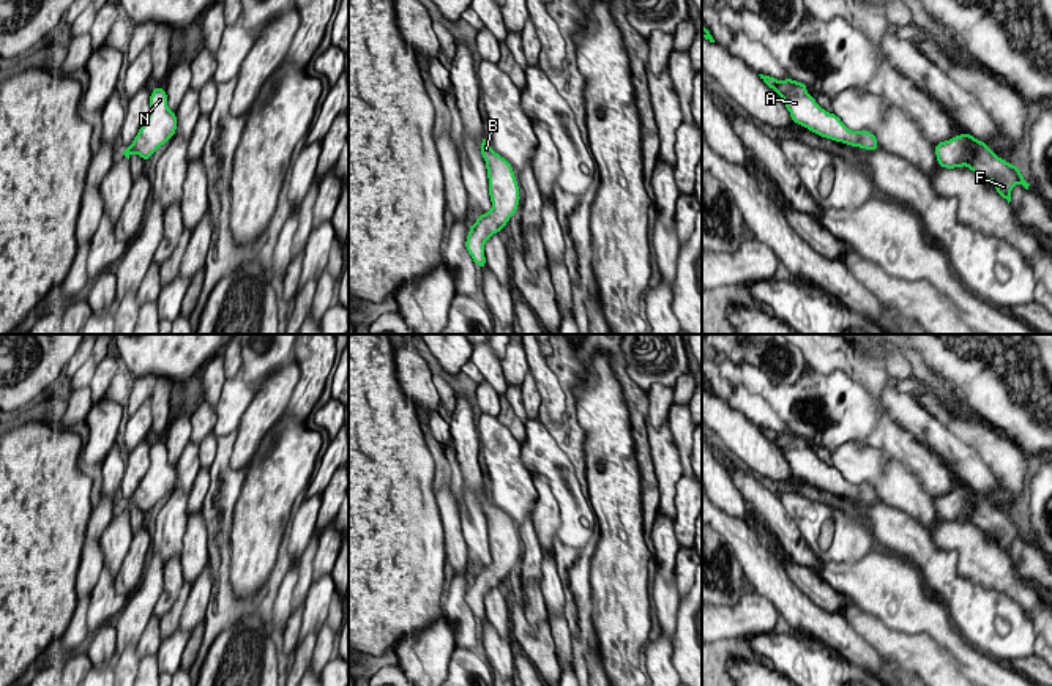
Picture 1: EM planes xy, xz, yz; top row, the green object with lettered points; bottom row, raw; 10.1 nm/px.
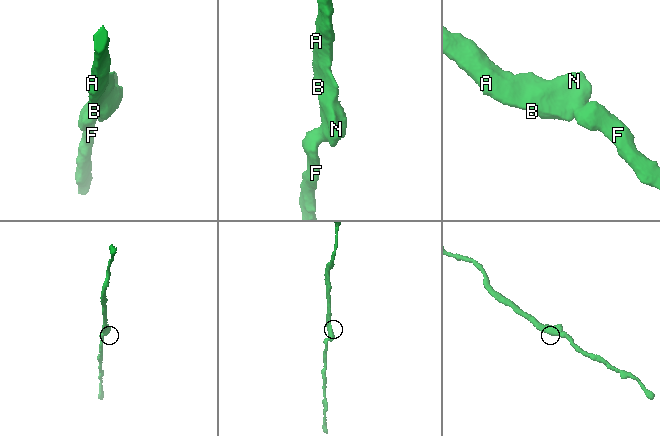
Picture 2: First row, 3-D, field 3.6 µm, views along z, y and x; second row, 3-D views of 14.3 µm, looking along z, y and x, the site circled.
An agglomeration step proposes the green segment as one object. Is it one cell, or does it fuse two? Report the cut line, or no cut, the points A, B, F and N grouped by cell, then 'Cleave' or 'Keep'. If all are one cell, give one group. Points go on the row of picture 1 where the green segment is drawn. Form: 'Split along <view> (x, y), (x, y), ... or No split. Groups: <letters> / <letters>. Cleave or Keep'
No split. Groups: A B F N. Keep

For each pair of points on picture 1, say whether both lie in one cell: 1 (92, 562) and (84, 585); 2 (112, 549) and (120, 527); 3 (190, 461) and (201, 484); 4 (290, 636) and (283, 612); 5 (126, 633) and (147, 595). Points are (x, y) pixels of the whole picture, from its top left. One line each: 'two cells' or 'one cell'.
1: one cell
2: one cell
3: two cells
4: two cells
5: one cell

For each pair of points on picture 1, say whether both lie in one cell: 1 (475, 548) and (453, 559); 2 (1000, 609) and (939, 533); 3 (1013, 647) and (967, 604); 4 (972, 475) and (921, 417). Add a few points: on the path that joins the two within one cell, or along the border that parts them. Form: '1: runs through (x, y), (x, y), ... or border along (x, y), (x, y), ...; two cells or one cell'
1: border along (461, 533), (472, 555); two cells
2: border along (986, 589), (1003, 592), (1021, 604); two cells
3: runs through (999, 645), (975, 618); one cell
4: runs through (962, 461), (932, 431); one cell

